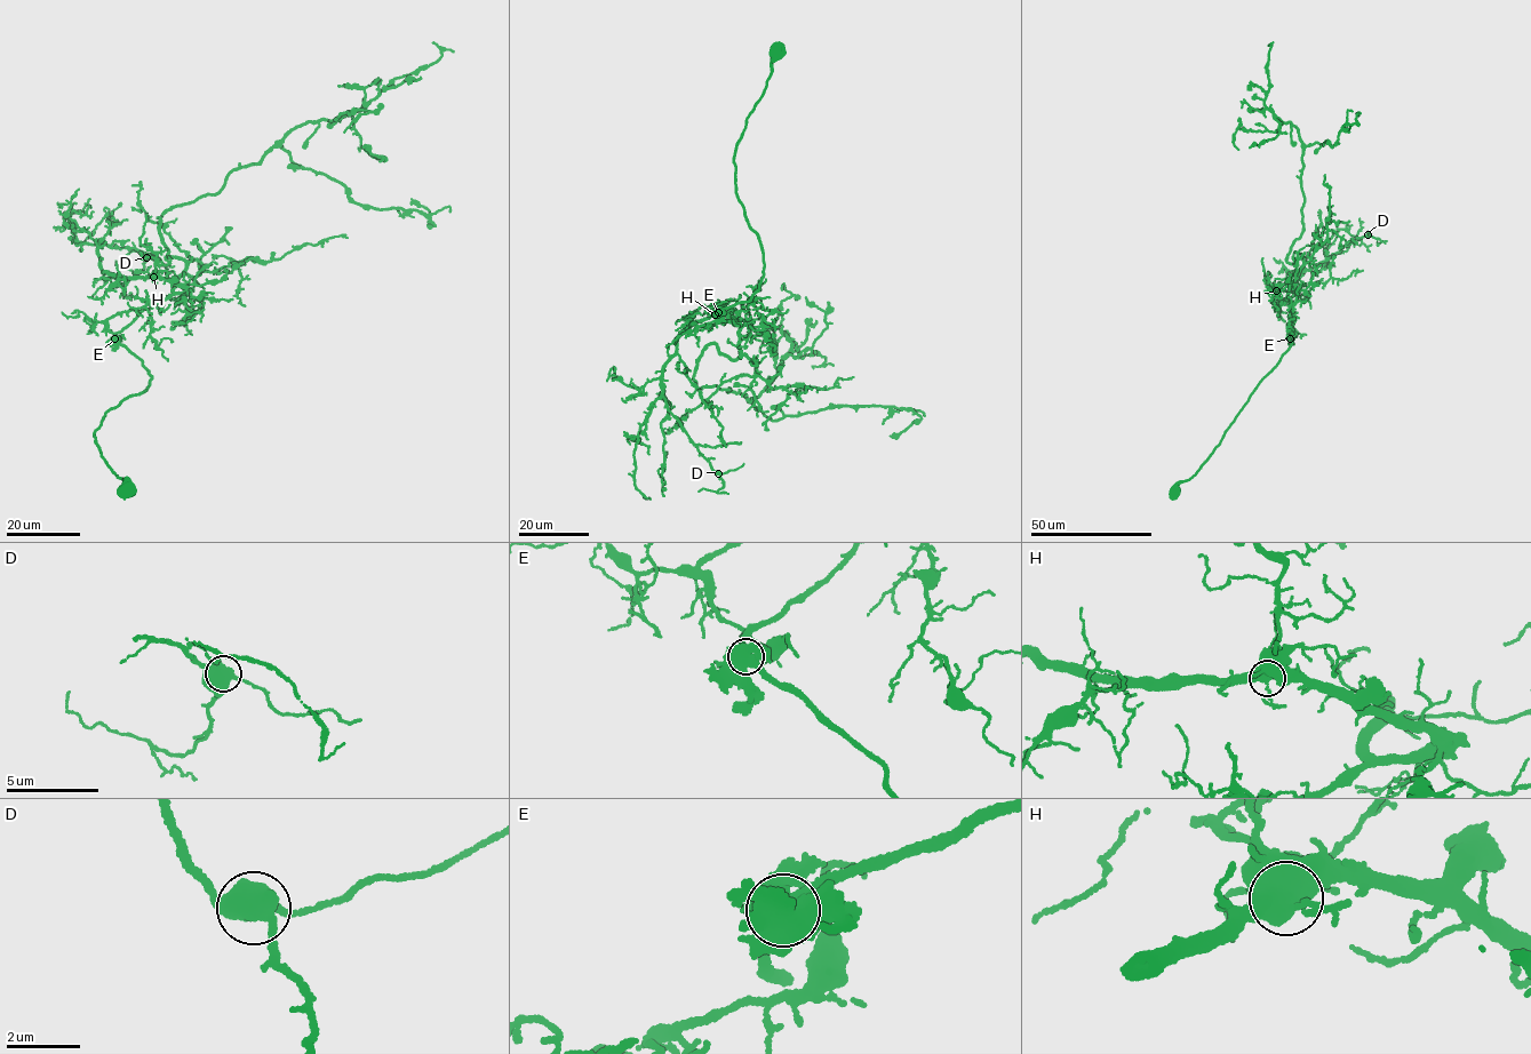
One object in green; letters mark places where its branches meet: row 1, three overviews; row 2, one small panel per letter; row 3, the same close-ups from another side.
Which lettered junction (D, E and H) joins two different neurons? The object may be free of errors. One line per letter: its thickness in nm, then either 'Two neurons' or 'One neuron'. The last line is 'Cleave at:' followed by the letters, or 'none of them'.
D: Thickness 500 nm. One neuron
E: Thickness 600 nm. One neuron
H: Thickness 480 nm. One neuron
Cleave at: none of them

